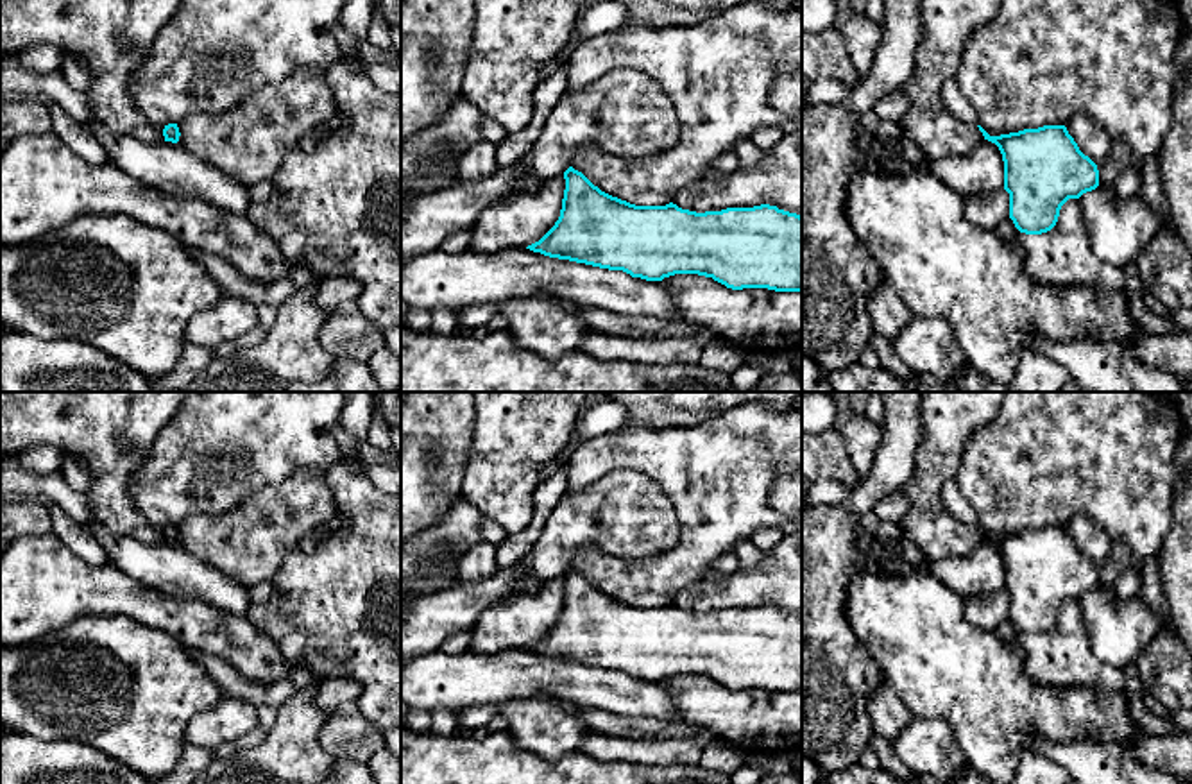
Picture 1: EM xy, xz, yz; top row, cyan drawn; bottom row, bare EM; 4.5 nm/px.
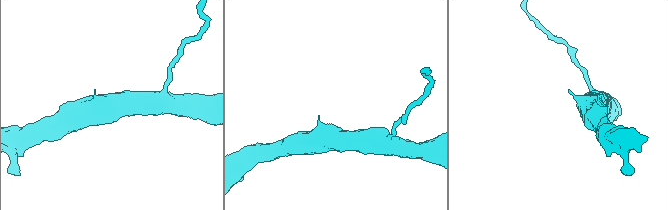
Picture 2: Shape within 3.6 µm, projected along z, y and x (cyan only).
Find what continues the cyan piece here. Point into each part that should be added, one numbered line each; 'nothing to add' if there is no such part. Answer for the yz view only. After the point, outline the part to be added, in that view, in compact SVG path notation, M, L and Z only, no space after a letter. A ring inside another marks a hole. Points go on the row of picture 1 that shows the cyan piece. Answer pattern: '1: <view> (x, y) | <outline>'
nothing to add

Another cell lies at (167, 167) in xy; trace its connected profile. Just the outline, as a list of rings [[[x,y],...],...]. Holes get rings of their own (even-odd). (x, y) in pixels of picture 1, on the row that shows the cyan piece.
[[[100,124],[86,125],[100,141],[109,163],[159,193],[204,200],[234,215],[245,215],[252,204],[247,186],[179,143],[145,143],[129,134],[115,134]]]

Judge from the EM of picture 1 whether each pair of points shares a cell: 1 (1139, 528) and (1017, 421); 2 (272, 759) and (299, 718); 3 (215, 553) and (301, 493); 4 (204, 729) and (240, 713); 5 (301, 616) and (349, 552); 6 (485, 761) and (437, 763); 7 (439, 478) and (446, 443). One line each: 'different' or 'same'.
1: same
2: same
3: same
4: same
5: same
6: same
7: same

